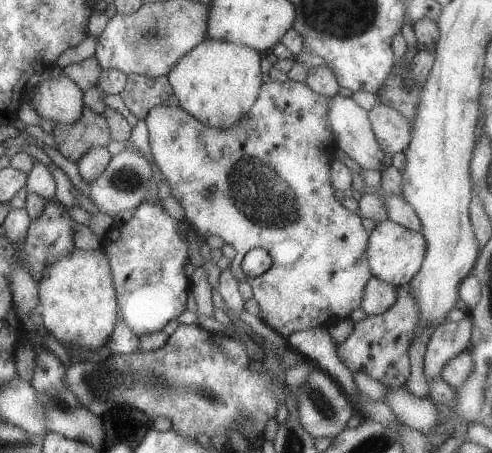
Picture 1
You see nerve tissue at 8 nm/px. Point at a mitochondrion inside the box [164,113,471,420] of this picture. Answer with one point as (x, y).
(254, 186)

